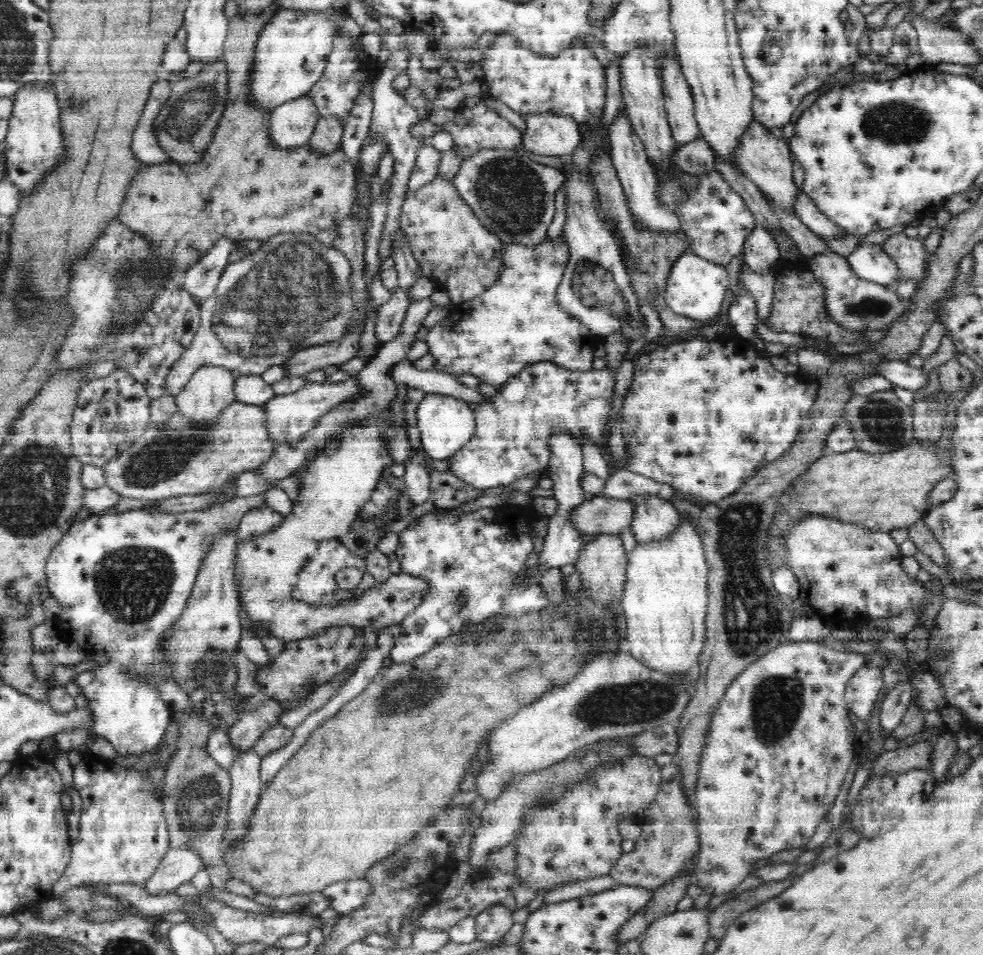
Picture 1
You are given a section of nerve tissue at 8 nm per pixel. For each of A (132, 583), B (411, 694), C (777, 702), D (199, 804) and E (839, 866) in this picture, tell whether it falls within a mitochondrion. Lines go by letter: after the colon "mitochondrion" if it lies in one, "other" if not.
A: mitochondrion
B: mitochondrion
C: mitochondrion
D: mitochondrion
E: other

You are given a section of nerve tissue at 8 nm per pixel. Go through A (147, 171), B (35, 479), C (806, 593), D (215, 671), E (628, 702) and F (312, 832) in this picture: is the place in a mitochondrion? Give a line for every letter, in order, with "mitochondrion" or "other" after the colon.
A: other
B: mitochondrion
C: other
D: mitochondrion
E: mitochondrion
F: other

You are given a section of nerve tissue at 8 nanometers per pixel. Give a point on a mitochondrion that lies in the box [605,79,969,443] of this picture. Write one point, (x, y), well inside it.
(895, 122)

